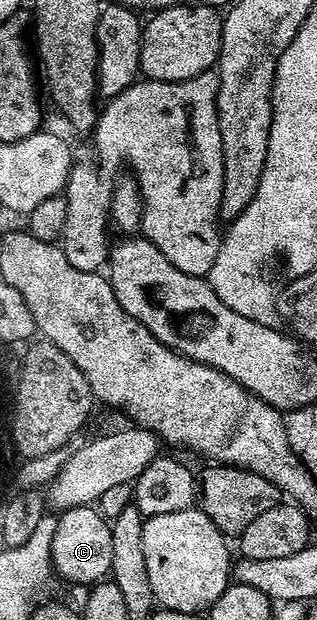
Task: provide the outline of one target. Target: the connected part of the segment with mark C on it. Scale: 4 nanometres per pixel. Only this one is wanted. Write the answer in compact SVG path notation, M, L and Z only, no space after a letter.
M97 507L68 508L57 517L54 538L50 543L52 568L74 584L93 585L110 576L112 566L111 521Z

